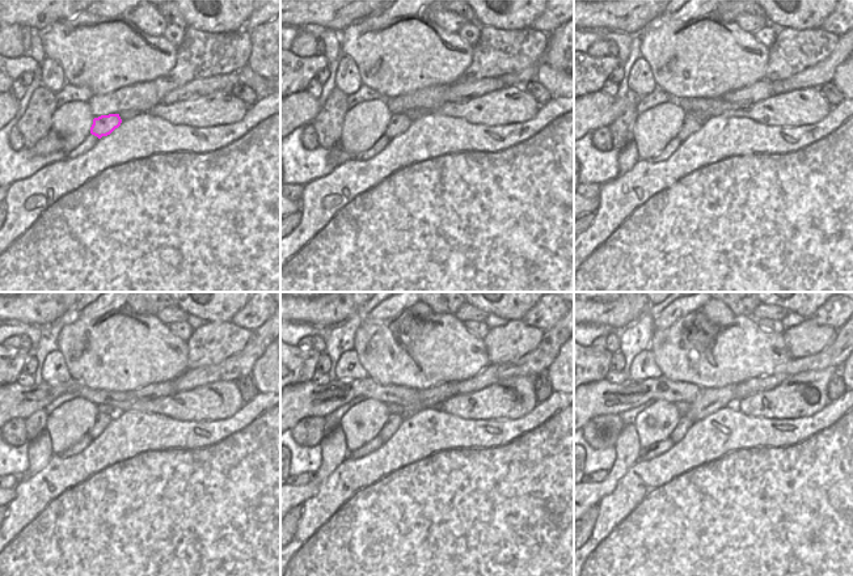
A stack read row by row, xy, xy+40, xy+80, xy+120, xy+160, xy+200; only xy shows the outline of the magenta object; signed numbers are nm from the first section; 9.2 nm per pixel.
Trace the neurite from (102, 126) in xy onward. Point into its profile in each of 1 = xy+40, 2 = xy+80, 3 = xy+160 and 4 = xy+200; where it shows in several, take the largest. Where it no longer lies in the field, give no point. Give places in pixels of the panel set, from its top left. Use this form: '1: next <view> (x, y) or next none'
1: next xy+40 (398, 123)
2: next xy+80 (689, 126)
3: next xy+160 (395, 420)
4: next xy+200 (684, 423)

